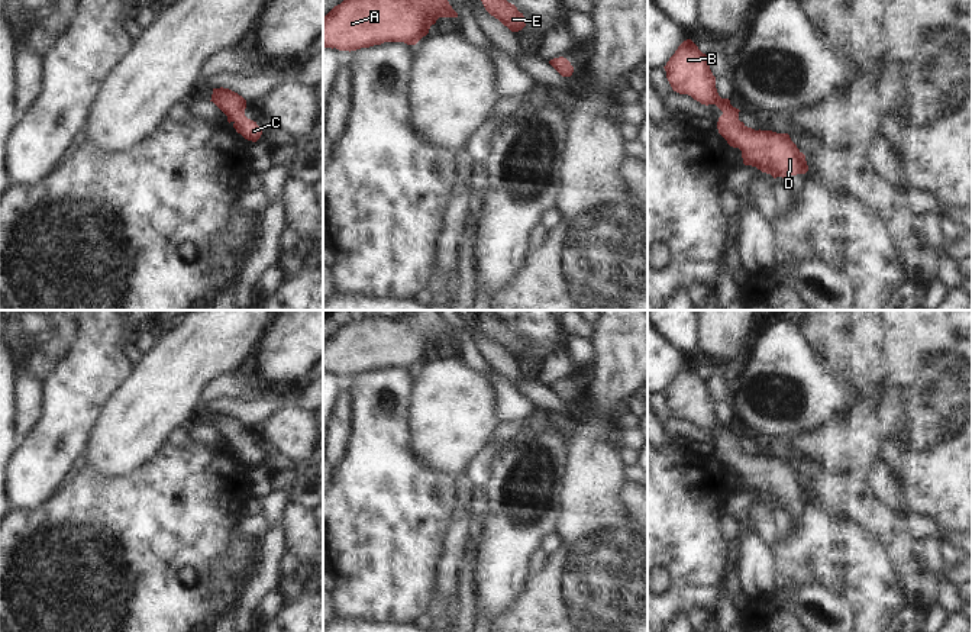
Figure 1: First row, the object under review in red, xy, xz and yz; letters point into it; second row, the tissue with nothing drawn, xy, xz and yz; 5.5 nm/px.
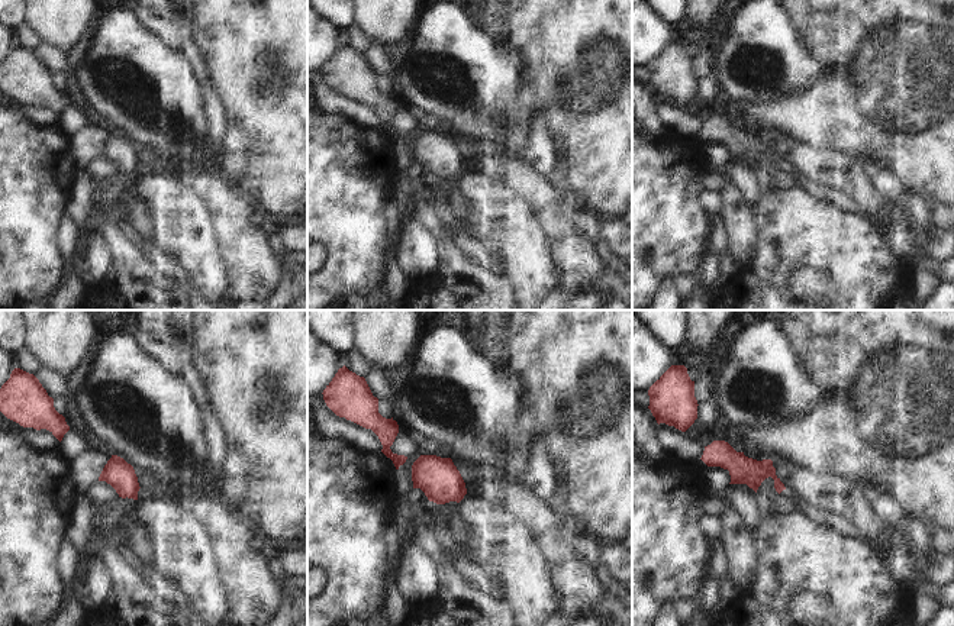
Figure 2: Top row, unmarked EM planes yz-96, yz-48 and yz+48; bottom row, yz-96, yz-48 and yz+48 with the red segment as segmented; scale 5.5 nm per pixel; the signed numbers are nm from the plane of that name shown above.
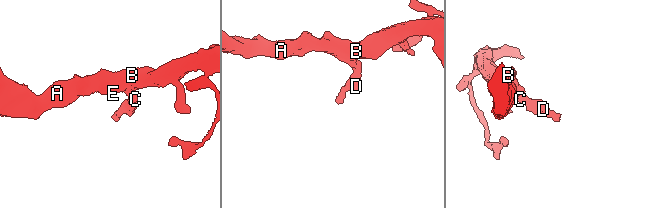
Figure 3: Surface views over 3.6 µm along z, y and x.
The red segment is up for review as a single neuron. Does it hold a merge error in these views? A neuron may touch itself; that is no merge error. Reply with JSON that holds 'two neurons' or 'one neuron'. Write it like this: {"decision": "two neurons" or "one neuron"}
{"decision": "one neuron"}

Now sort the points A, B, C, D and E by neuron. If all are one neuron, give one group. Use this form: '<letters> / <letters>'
A B C D E

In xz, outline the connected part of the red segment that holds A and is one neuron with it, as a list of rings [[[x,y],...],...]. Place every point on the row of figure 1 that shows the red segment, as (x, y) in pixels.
[[[343,0],[323,17],[323,46],[351,52],[384,42],[416,45],[439,17],[458,17],[448,0]]]

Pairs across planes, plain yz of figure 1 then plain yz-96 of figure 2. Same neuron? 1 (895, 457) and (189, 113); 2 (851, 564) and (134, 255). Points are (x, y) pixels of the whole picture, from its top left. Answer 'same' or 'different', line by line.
1: different
2: different

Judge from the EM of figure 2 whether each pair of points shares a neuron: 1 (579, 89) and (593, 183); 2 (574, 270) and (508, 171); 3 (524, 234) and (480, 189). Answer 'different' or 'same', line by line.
1: same
2: same
3: same

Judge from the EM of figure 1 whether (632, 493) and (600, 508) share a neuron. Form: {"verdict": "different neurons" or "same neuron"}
{"verdict": "different neurons"}

